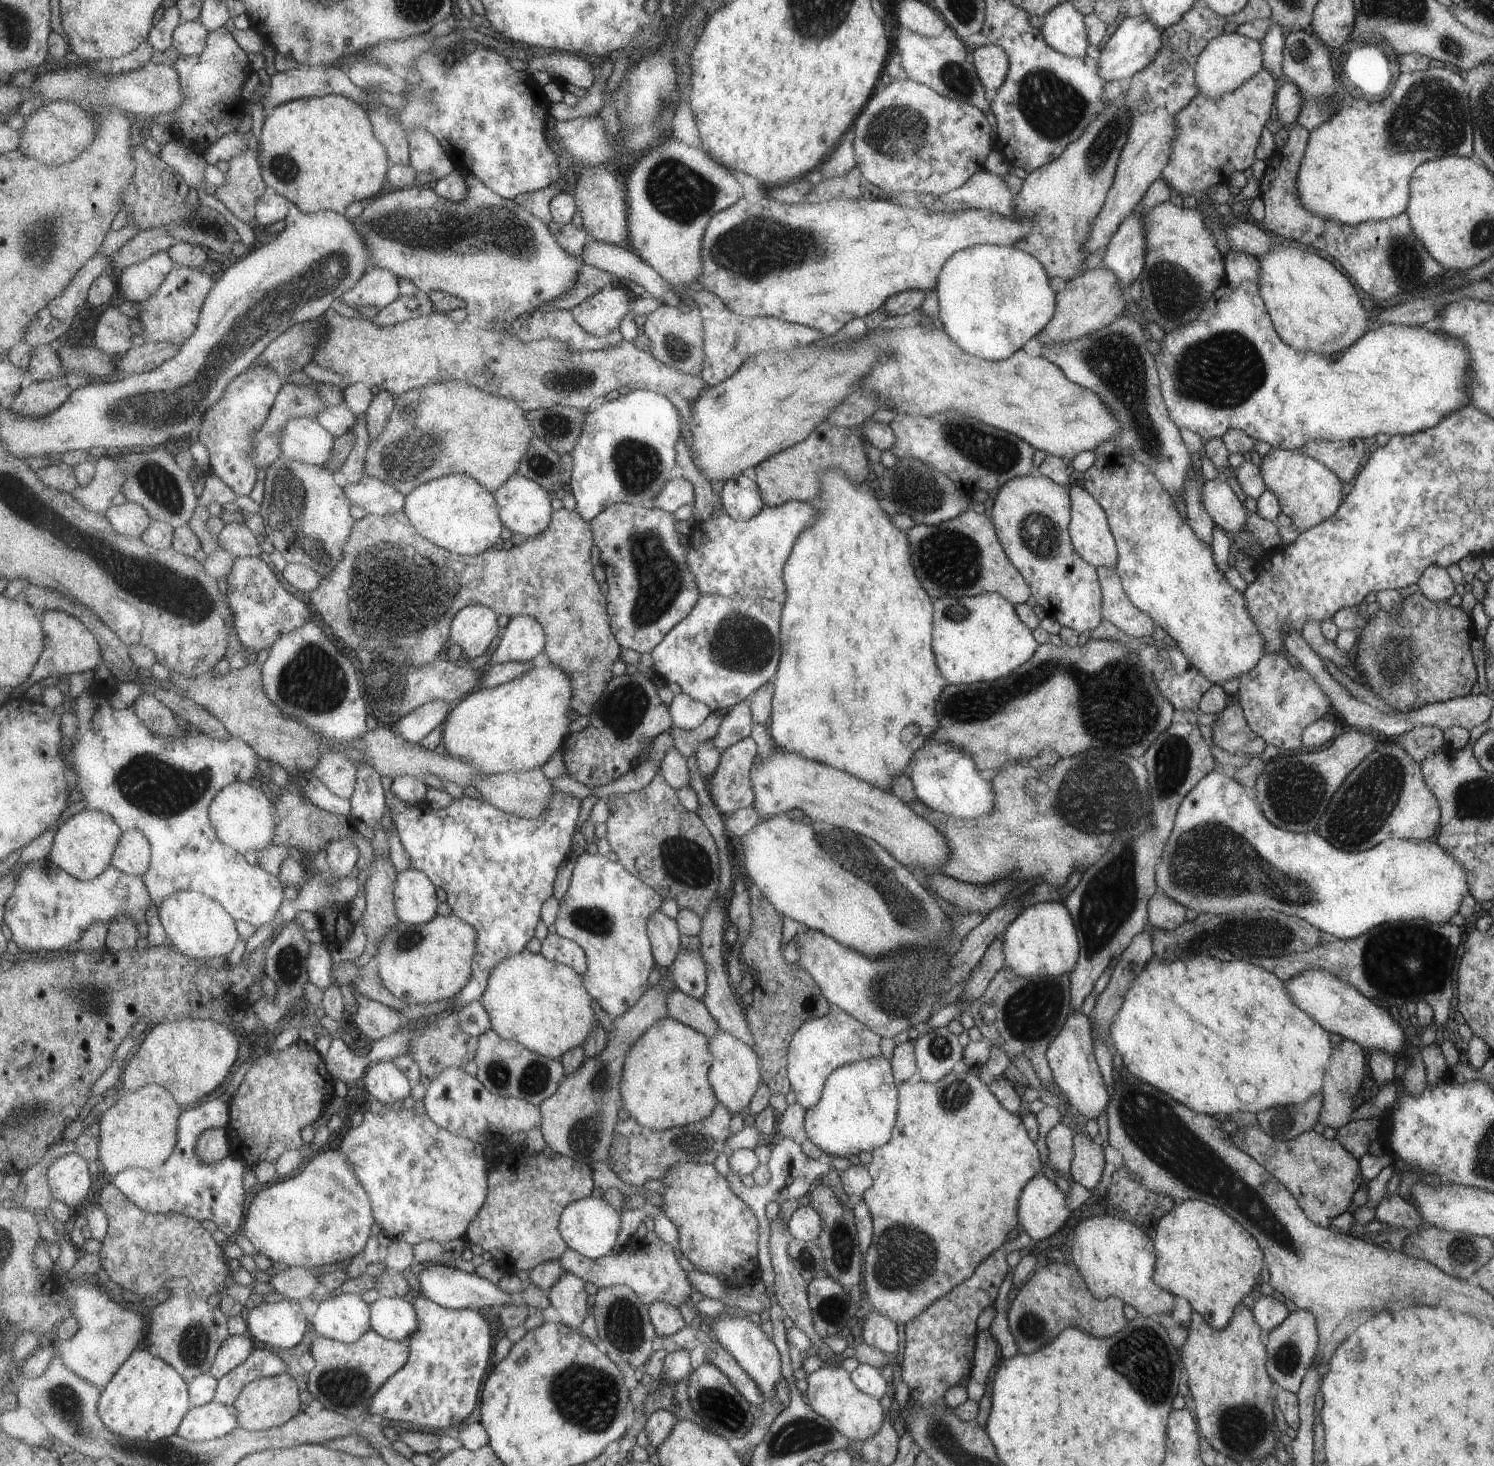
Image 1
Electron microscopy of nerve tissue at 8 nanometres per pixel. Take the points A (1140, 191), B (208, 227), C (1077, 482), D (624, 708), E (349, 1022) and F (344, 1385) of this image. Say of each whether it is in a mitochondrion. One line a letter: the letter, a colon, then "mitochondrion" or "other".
A: other
B: mitochondrion
C: other
D: mitochondrion
E: other
F: mitochondrion

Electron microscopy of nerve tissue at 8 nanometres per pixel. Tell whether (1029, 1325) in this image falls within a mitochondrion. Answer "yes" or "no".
yes

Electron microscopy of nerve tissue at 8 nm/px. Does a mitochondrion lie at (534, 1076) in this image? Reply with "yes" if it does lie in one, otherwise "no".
yes

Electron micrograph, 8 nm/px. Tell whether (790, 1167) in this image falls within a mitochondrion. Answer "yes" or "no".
no

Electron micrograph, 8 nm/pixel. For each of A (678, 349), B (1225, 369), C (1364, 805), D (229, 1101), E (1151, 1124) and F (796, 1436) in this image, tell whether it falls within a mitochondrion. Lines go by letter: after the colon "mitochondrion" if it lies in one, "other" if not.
A: mitochondrion
B: mitochondrion
C: mitochondrion
D: other
E: mitochondrion
F: mitochondrion

